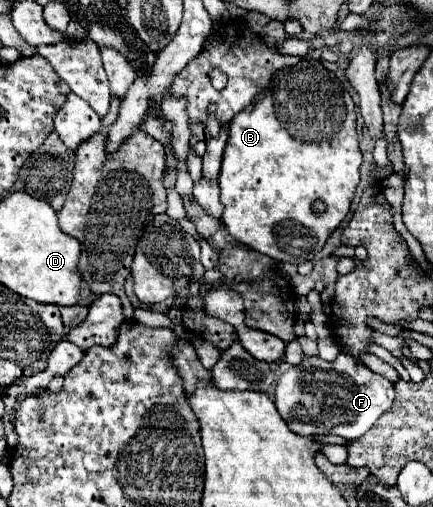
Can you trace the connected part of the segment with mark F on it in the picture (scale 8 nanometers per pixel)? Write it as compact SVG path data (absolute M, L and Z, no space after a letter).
M339 352L333 362L319 356L303 356L301 364L281 374L275 390L275 406L293 432L301 436L337 434L347 440L361 438L391 408L393 398L393 384L385 376L371 372L365 364L357 364L345 352Z

